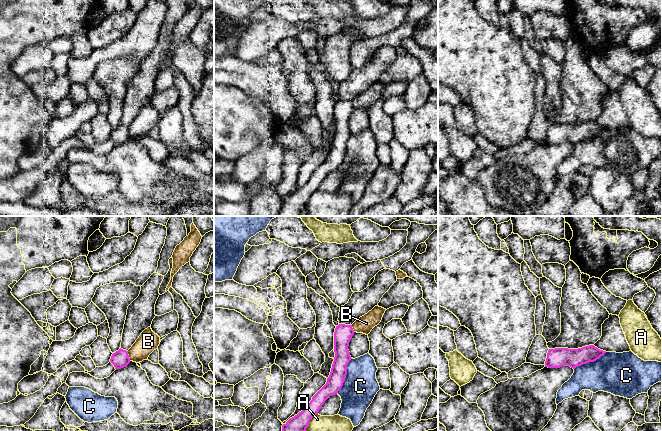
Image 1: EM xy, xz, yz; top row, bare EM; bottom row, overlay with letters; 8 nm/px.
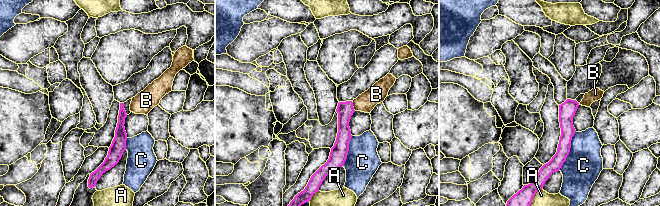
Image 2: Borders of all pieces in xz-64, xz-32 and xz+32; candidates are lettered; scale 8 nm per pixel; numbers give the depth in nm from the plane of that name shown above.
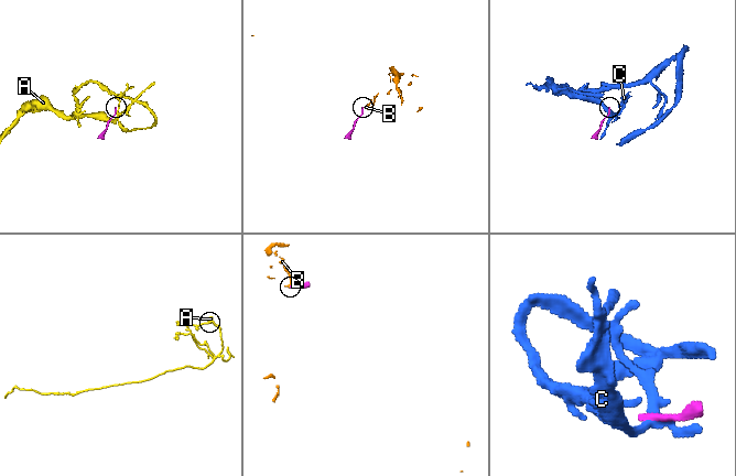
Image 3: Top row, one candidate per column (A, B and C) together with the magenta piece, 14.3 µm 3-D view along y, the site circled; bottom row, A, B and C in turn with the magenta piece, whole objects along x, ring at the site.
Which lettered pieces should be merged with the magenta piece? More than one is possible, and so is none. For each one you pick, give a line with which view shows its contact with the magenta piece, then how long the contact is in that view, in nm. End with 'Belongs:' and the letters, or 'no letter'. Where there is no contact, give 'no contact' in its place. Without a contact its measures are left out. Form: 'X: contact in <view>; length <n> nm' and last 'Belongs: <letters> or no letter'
Belongs: no letter

